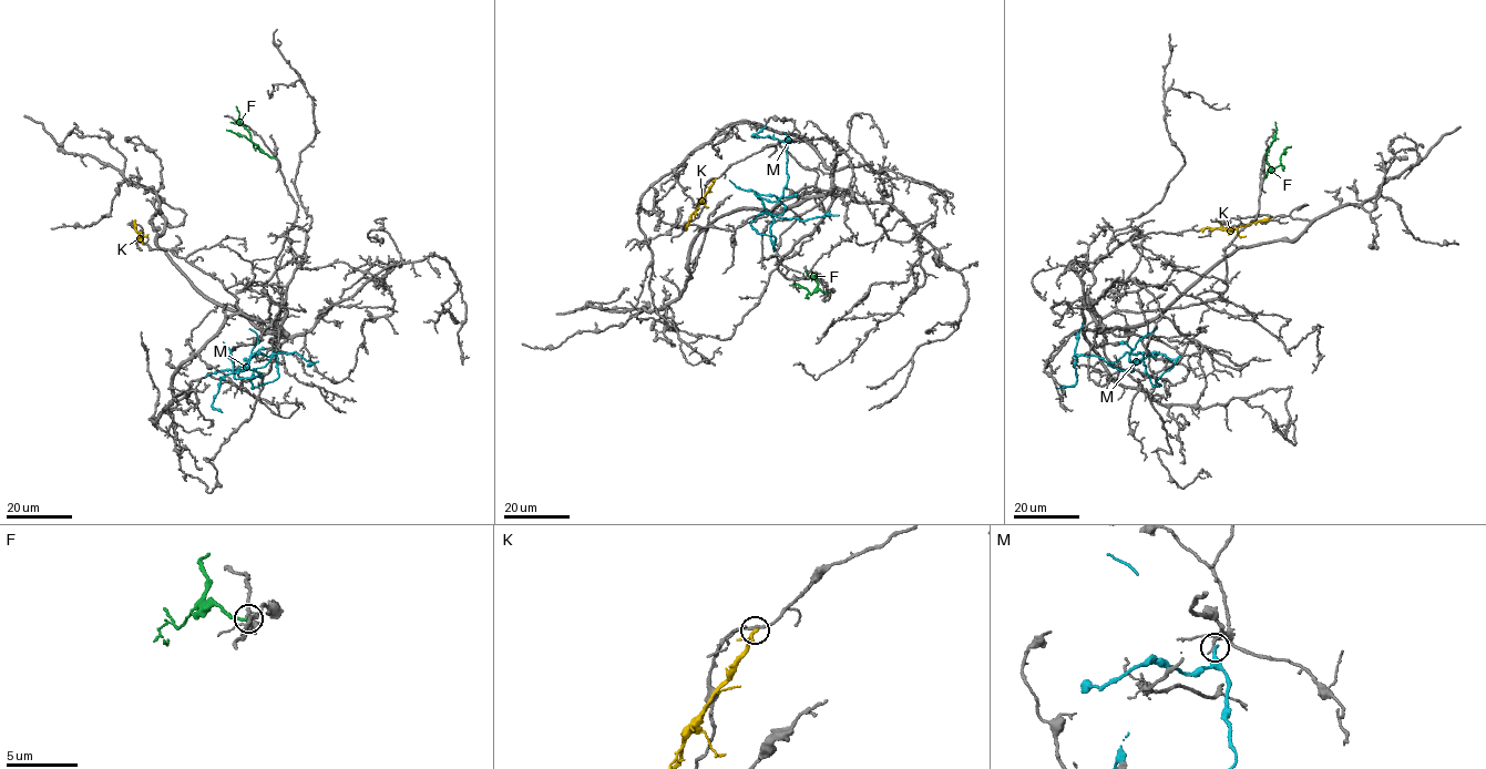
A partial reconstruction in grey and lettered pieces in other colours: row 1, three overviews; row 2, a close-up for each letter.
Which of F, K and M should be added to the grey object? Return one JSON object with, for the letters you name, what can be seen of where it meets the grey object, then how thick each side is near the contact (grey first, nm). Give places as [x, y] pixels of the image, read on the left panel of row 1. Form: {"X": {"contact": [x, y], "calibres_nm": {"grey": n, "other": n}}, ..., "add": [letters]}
{"add": []}

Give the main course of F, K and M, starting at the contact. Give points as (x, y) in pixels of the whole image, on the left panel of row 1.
F: (275, 157), (269, 156), (250, 141), (236, 105)
K: (142, 243), (134, 219)
M: (274, 350), (256, 355), (234, 378), (262, 376), (246, 369), (221, 381), (213, 406), (222, 412)

